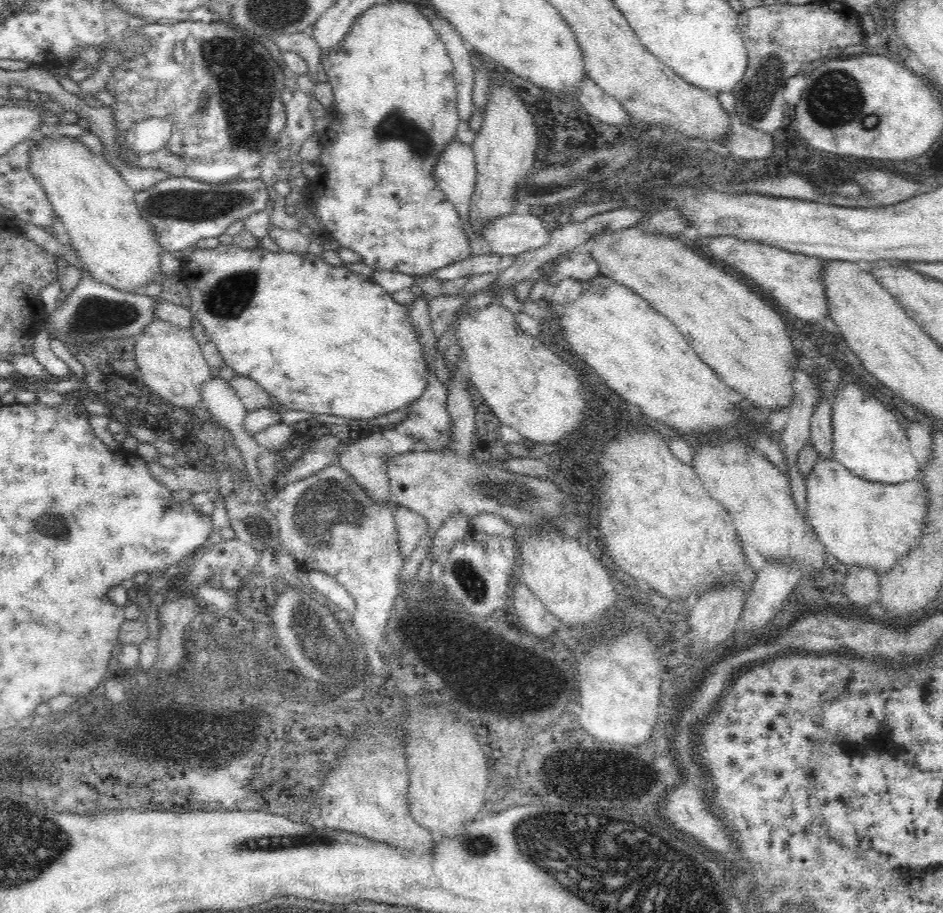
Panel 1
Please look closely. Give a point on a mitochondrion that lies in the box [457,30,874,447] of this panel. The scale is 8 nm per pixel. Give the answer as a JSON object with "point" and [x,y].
{"point":[758,95]}

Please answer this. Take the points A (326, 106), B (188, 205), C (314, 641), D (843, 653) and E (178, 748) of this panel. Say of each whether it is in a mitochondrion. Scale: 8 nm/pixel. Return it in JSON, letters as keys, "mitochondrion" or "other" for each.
{"A":"other","B":"mitochondrion","C":"mitochondrion","D":"other","E":"mitochondrion"}

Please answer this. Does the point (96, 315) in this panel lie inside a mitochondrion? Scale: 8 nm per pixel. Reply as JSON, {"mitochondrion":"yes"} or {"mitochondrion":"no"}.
{"mitochondrion":"yes"}

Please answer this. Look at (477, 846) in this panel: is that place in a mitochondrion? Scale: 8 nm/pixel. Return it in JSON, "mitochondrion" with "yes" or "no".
{"mitochondrion":"yes"}

